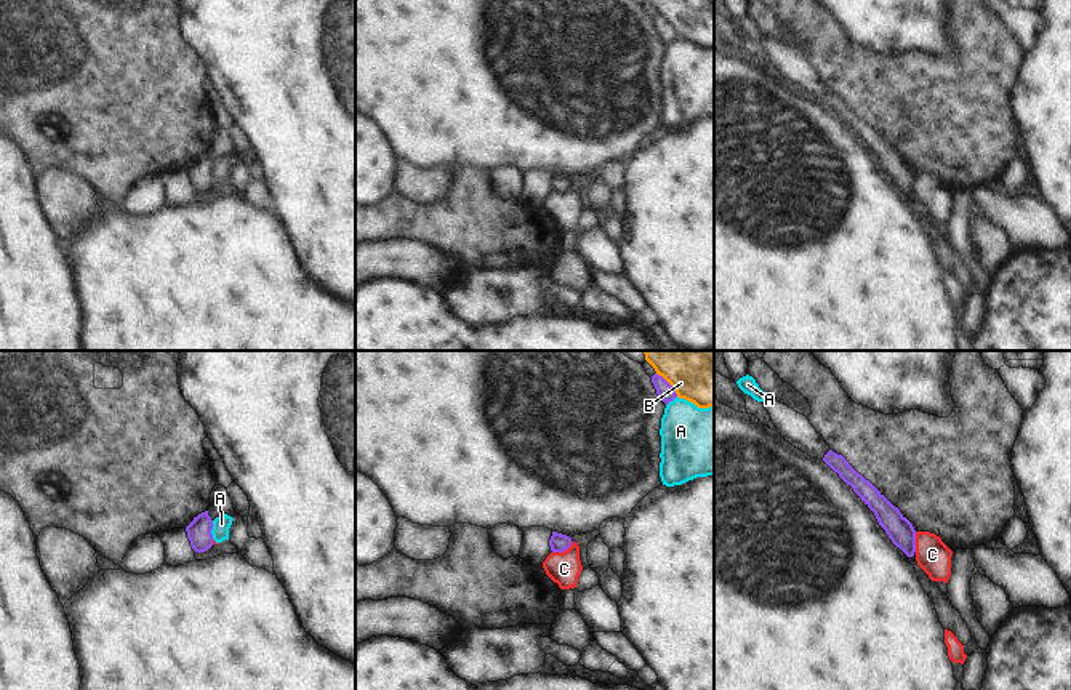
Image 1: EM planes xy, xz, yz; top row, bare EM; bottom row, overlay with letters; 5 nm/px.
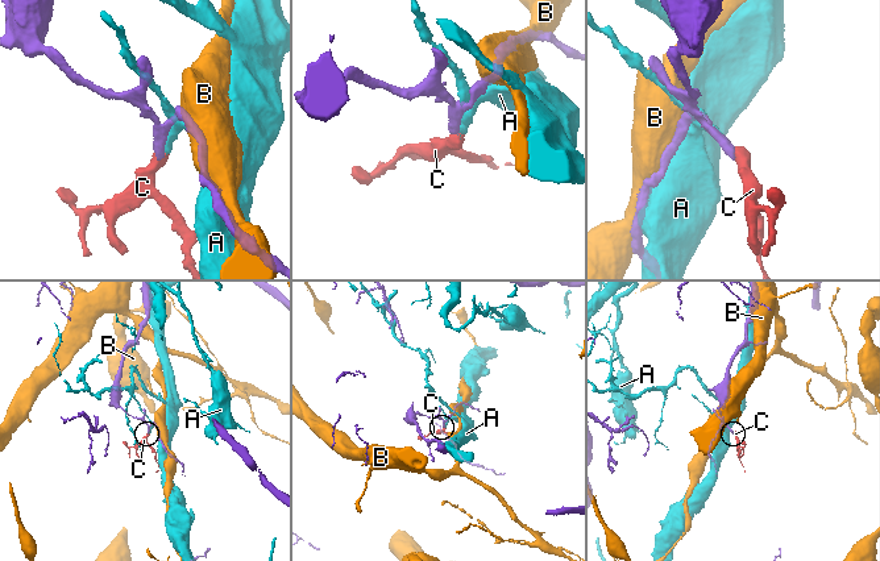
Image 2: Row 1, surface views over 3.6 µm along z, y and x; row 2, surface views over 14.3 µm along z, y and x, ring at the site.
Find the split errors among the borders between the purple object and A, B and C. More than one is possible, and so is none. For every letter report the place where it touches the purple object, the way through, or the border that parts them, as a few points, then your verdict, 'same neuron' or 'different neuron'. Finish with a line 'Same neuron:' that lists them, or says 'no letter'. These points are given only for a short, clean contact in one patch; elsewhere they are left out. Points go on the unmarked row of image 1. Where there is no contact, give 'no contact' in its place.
A: contact xy (212, 170); different neuron
B: contact xz (668, 24); different neuron
C: contact xz (562, 192); border xz (572, 183), (565, 191), (553, 194); different neuron
Same neuron: no letter

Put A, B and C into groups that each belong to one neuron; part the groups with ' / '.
A C / B

